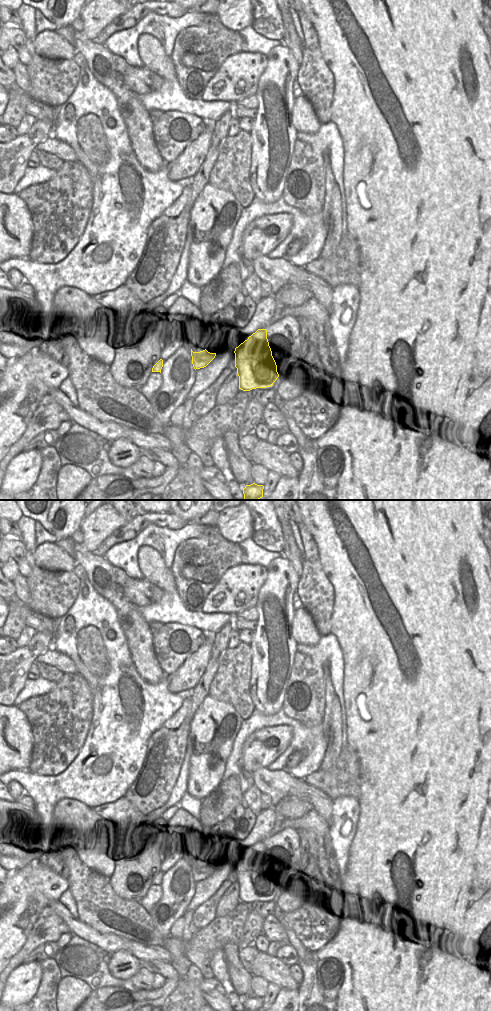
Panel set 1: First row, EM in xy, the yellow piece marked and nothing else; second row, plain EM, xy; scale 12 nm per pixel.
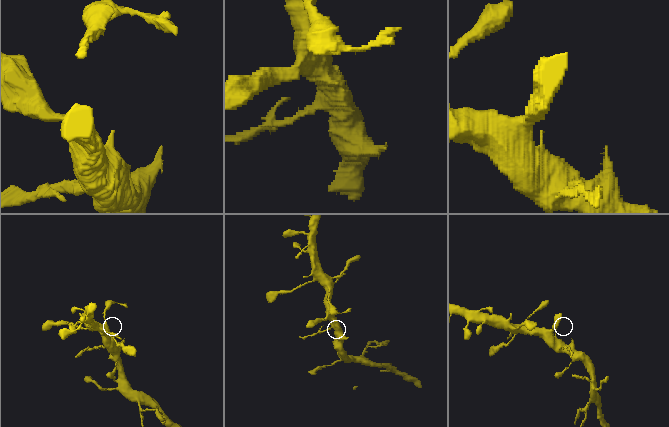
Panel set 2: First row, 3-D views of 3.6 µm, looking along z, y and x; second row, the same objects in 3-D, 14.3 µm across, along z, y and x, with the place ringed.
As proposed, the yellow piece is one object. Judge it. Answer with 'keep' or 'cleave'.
cleave

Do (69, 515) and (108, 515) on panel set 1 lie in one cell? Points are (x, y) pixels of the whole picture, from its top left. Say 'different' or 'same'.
different

